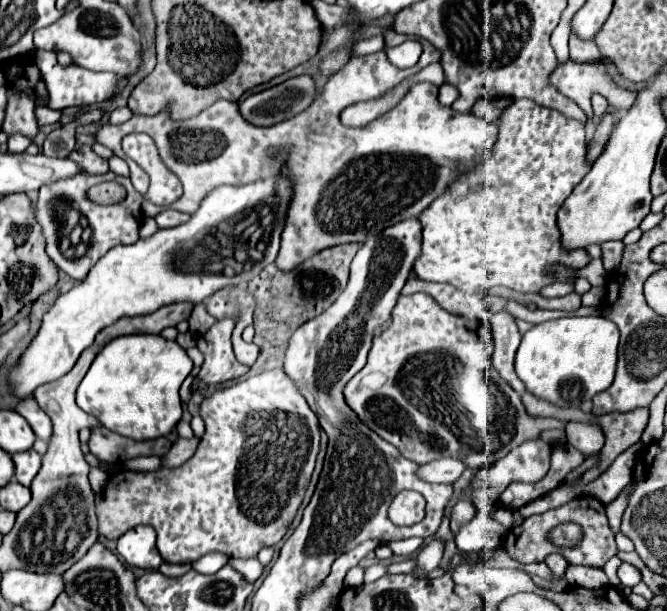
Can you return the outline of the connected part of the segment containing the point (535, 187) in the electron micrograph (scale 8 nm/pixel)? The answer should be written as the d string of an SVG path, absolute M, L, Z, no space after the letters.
M518 99L514 101L510 107L506 107L500 115L500 119L496 121L500 133L498 133L498 141L492 149L492 155L476 165L472 171L466 171L464 175L460 175L460 179L456 179L456 183L452 183L452 189L448 189L444 195L436 197L418 217L420 225L422 225L422 251L420 251L420 259L414 263L414 273L424 279L424 281L436 281L436 283L450 283L454 287L460 287L460 291L466 293L486 293L492 287L508 287L512 291L518 293L540 293L542 287L554 283L554 275L550 271L546 271L546 267L552 265L564 265L570 269L582 269L584 265L590 263L588 255L580 255L582 251L564 251L560 247L560 229L556 227L556 213L560 209L560 205L564 203L564 199L572 193L572 189L582 181L582 177L590 171L590 165L586 163L584 155L586 155L586 139L584 139L584 123L576 123L576 119L568 119L566 115L560 115L560 111L552 111L548 107L540 107L536 103L532 103L530 99Z

